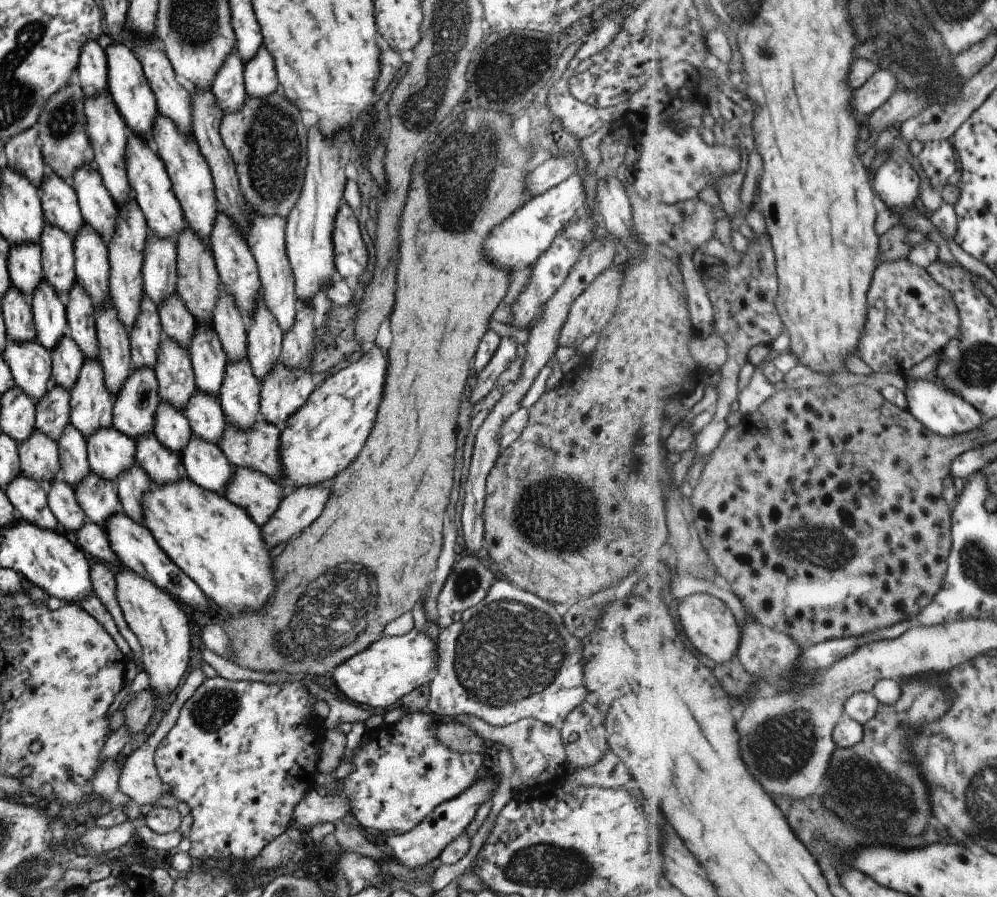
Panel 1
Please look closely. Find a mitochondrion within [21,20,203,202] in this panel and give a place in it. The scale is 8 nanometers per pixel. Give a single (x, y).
(60, 121)

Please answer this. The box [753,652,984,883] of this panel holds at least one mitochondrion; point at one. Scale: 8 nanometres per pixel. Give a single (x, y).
(861, 781)

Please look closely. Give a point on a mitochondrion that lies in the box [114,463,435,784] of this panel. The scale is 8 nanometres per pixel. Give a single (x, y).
(335, 613)

